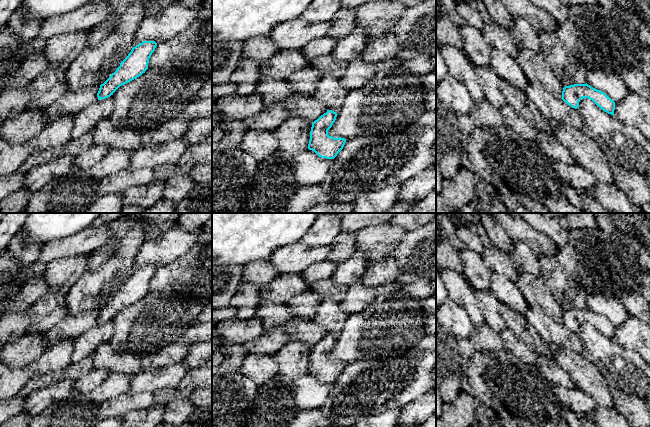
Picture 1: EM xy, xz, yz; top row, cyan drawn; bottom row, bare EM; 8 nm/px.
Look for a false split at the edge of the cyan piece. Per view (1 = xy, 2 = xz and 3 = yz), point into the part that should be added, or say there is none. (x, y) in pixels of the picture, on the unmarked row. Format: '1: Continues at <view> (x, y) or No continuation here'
1: No continuation here
2: No continuation here
3: No continuation here

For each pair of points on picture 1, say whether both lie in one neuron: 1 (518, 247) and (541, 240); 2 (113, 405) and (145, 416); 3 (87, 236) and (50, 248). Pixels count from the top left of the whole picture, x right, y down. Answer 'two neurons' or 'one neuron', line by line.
1: two neurons
2: two neurons
3: one neuron

